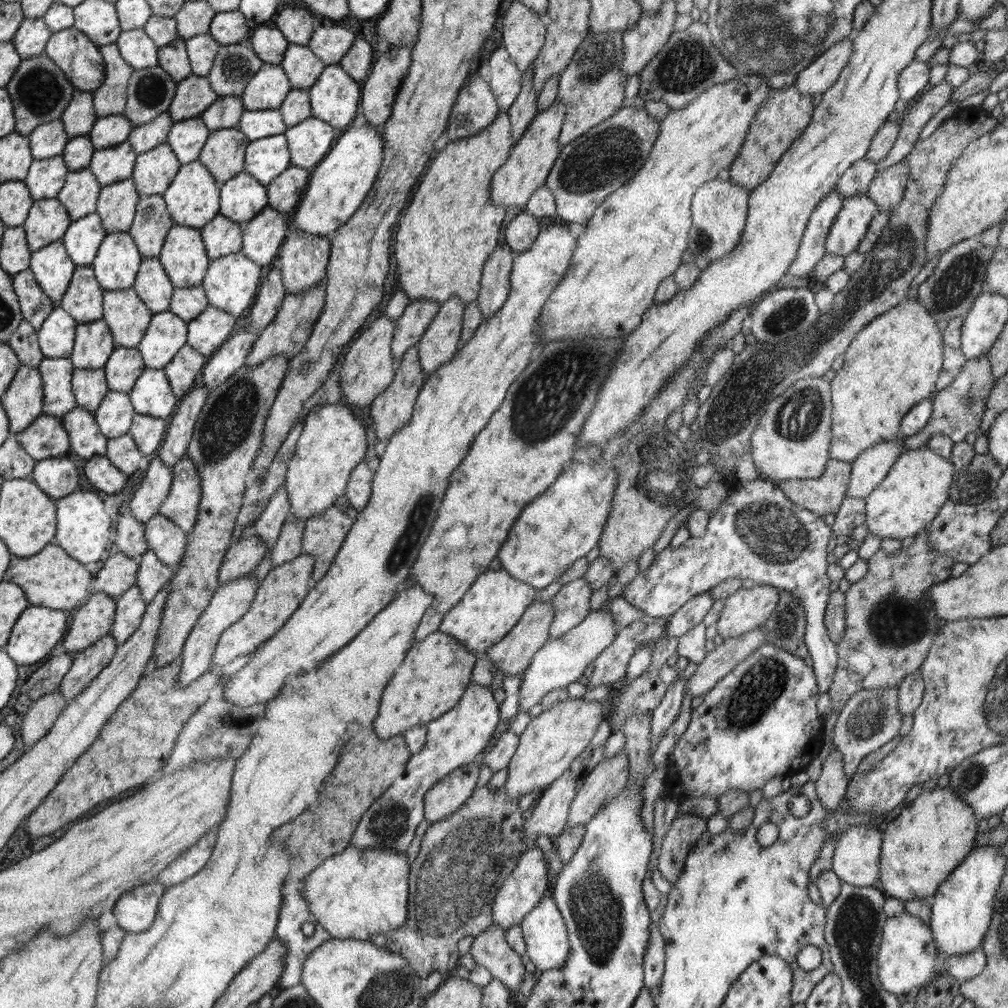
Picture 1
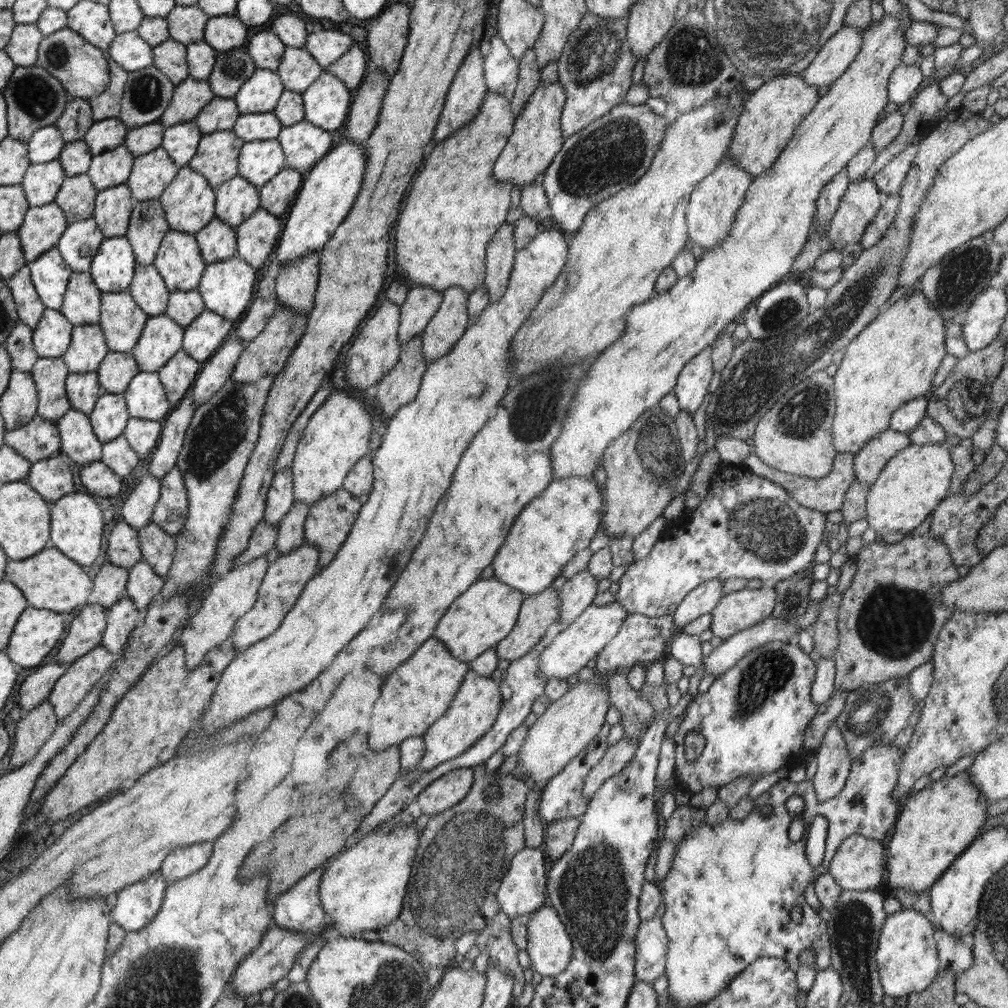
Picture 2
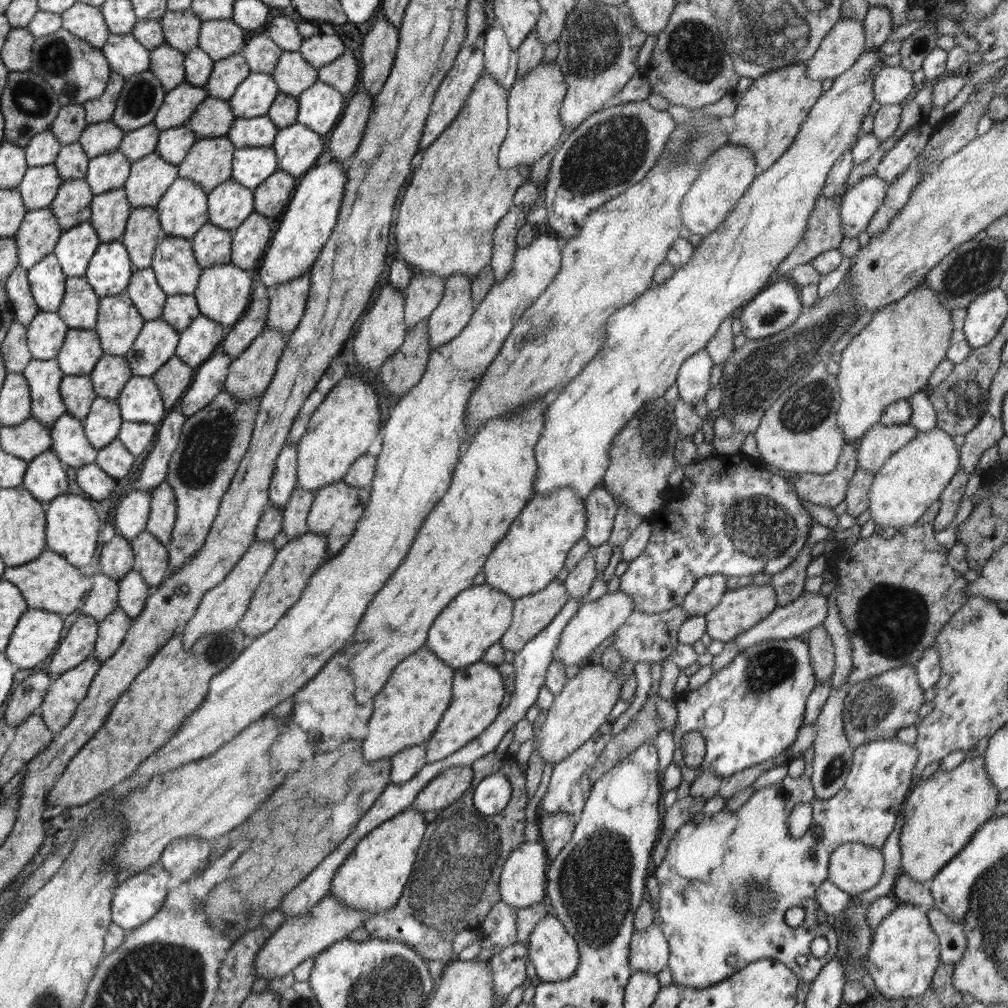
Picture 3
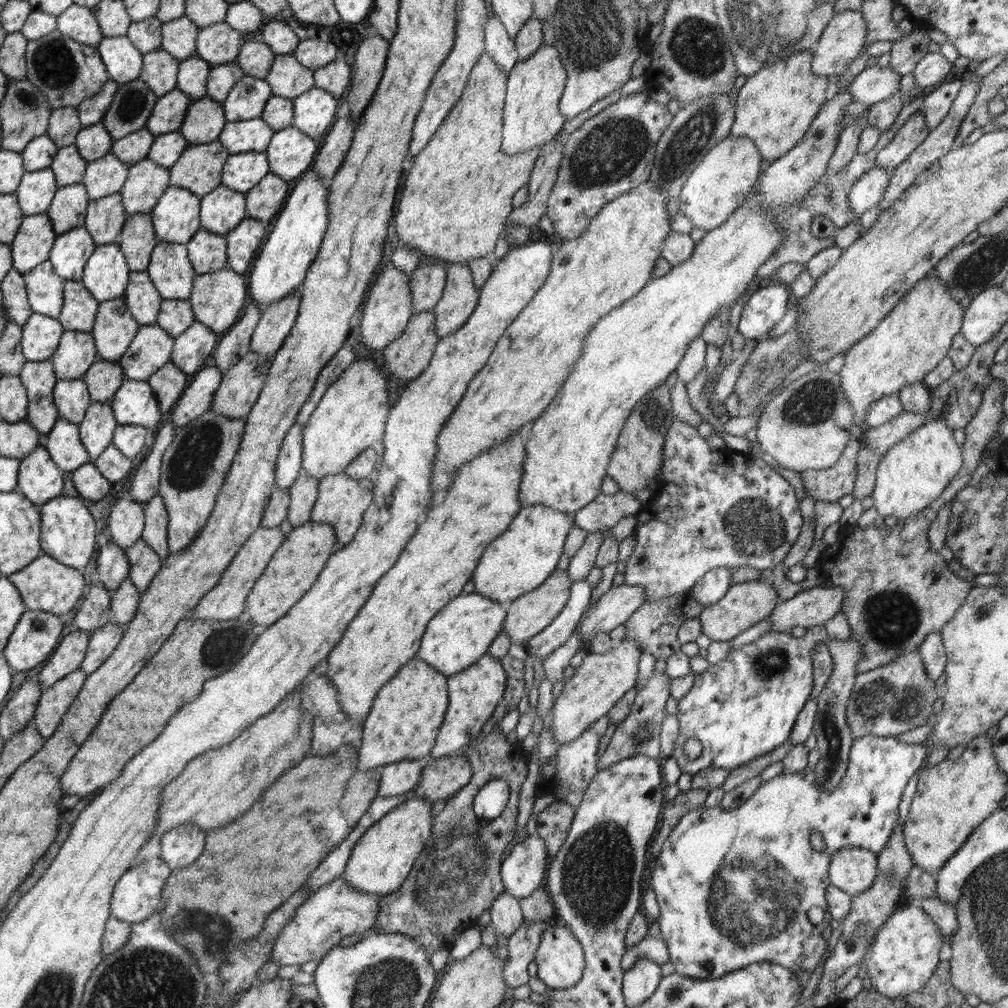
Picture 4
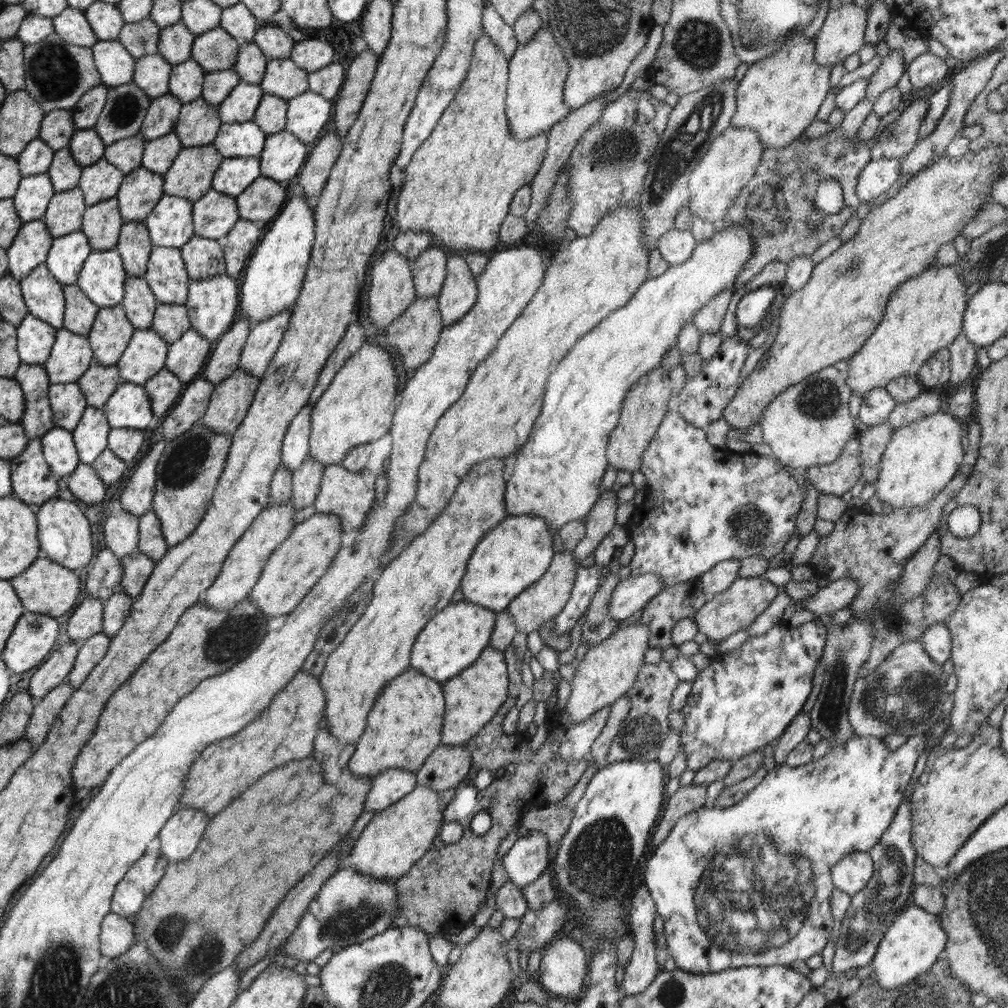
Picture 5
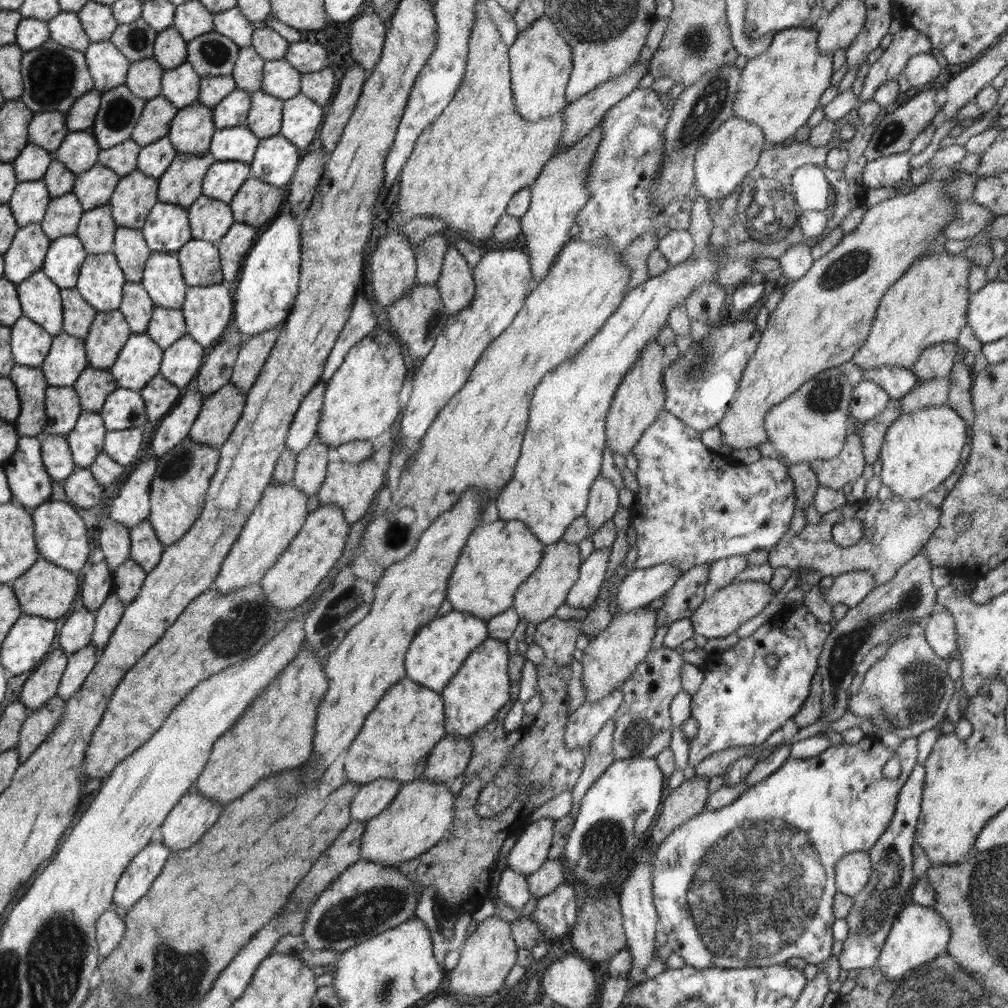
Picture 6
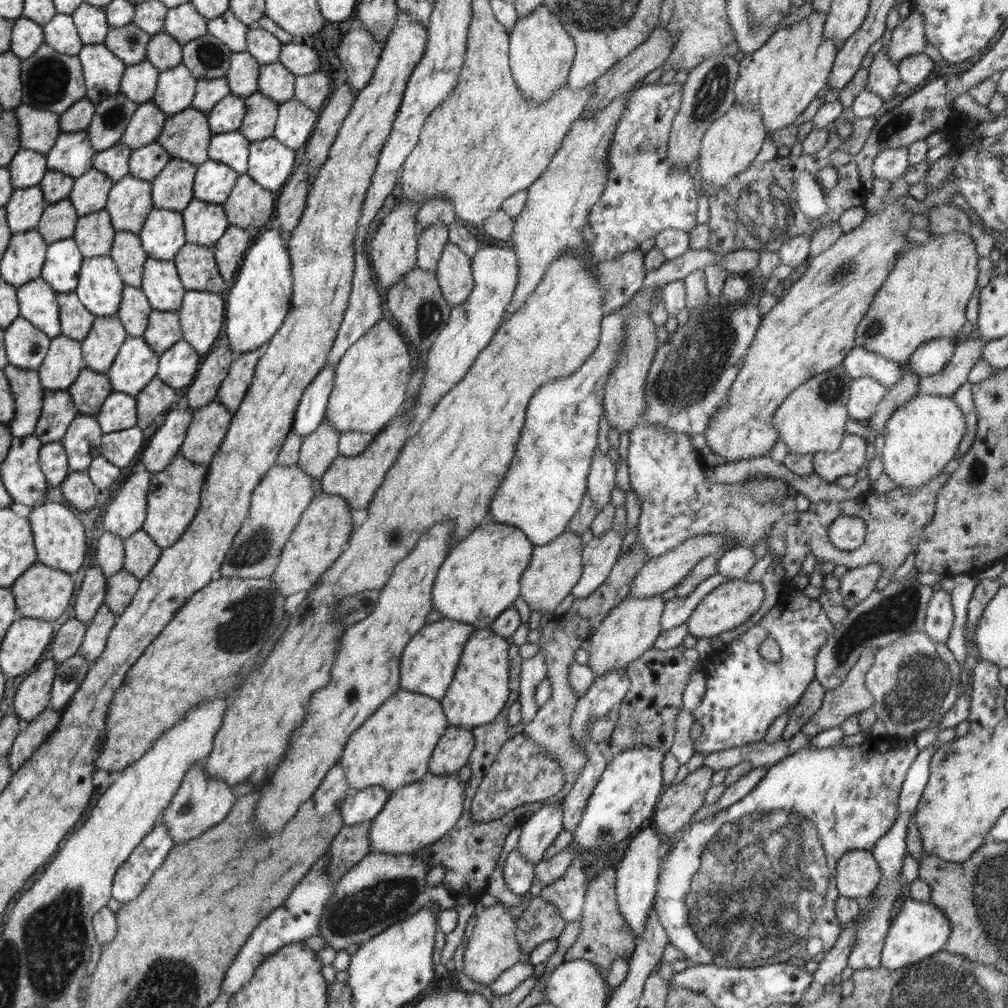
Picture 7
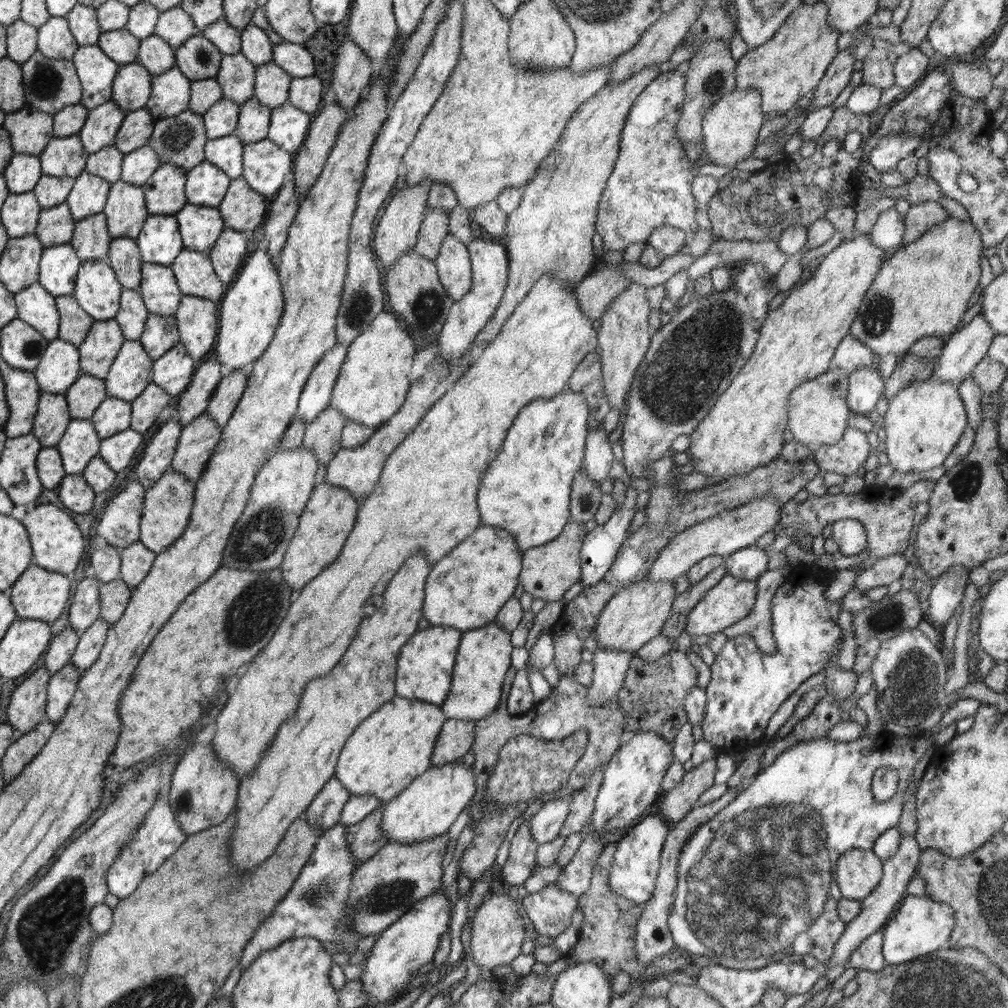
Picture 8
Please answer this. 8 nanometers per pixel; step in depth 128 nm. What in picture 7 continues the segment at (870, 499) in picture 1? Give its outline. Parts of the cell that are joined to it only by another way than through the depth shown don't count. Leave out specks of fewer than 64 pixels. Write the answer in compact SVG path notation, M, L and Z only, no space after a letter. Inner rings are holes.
M916 394L902 404L886 422L882 450L883 472L898 487L923 488L942 474L954 458L966 432L965 418L950 396Z

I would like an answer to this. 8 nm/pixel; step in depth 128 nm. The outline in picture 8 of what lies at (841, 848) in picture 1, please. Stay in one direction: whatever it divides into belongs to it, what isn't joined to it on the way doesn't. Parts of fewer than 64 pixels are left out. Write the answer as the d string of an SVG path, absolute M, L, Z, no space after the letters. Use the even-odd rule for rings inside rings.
M852 849L837 860L834 880L844 898L861 901L878 886L883 875L883 861L873 849Z

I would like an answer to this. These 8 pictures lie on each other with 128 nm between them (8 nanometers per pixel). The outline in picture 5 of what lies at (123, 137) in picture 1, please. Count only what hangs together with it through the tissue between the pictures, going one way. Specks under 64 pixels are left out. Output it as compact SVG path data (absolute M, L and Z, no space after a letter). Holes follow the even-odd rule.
M92 128L77 129L72 136L69 148L78 165L87 167L102 159L107 147L96 129Z

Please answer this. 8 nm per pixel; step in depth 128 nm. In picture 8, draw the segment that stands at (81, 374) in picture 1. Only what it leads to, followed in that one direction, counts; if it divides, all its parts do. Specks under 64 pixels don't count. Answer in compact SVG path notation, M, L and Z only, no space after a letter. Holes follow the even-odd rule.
M41 392L32 434L43 447L56 447L71 421L65 394Z

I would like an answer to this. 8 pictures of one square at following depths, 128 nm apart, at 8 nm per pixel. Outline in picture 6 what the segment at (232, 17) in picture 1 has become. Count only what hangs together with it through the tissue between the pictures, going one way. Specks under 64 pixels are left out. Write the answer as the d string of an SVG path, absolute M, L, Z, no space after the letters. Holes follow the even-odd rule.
M208 32L187 44L186 61L201 77L230 76L240 46L218 32Z

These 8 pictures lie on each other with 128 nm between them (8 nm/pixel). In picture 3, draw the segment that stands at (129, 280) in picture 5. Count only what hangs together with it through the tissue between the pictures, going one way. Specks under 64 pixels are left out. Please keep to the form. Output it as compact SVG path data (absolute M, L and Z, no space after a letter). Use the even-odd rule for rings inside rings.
M151 266L134 269L125 291L145 321L161 316L168 295L158 285Z

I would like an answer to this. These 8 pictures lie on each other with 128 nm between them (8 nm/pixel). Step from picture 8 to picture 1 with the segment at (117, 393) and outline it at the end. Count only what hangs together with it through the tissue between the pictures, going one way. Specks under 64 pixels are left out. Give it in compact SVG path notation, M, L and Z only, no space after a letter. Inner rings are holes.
M170 310L153 313L150 324L138 344L145 368L164 369L187 344L188 322Z

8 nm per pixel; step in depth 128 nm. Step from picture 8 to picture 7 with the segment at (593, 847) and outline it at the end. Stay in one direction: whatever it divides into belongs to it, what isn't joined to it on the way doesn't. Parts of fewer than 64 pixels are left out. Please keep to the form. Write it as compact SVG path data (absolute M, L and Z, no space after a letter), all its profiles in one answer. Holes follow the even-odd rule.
M576 852L572 864L564 876L543 887L541 896L556 908L558 916L567 922L576 922L581 918L586 898L588 879L582 869L582 856Z

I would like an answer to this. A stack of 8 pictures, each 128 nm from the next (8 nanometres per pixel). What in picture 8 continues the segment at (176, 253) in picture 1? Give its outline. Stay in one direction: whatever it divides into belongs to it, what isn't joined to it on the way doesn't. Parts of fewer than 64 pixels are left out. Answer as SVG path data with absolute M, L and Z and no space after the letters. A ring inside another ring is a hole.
M143 263L141 286L138 290L149 313L173 315L182 298L174 271L170 265Z

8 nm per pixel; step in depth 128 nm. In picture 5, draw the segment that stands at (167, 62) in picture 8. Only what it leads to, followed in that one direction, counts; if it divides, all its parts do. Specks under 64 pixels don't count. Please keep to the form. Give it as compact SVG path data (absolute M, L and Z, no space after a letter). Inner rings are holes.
M184 23L171 24L159 33L158 54L173 66L181 64L191 58L194 40L195 35Z

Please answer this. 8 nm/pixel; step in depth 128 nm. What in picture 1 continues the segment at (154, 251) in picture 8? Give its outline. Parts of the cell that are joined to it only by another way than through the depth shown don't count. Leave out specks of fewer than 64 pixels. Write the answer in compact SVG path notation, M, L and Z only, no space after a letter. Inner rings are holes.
M198 159L181 165L174 180L162 195L174 224L186 225L195 229L206 226L219 213L222 185L223 183L218 183L214 175L210 173L210 169L204 166L204 163L200 163Z

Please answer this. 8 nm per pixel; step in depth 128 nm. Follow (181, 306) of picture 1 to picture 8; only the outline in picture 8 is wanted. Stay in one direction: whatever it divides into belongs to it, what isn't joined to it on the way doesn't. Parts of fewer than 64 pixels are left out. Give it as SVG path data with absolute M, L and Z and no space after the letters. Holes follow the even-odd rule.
M149 313L146 328L144 328L139 341L146 353L152 357L152 360L158 360L179 342L176 317L174 315Z

